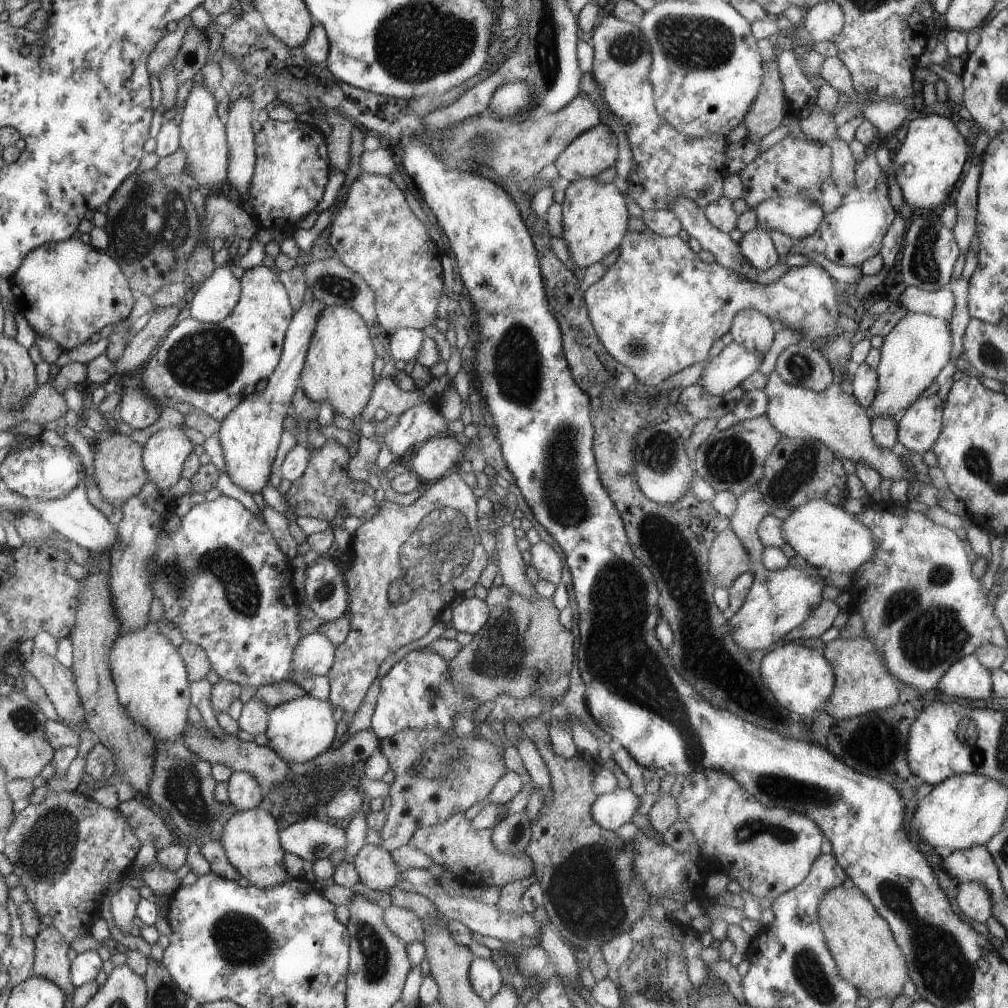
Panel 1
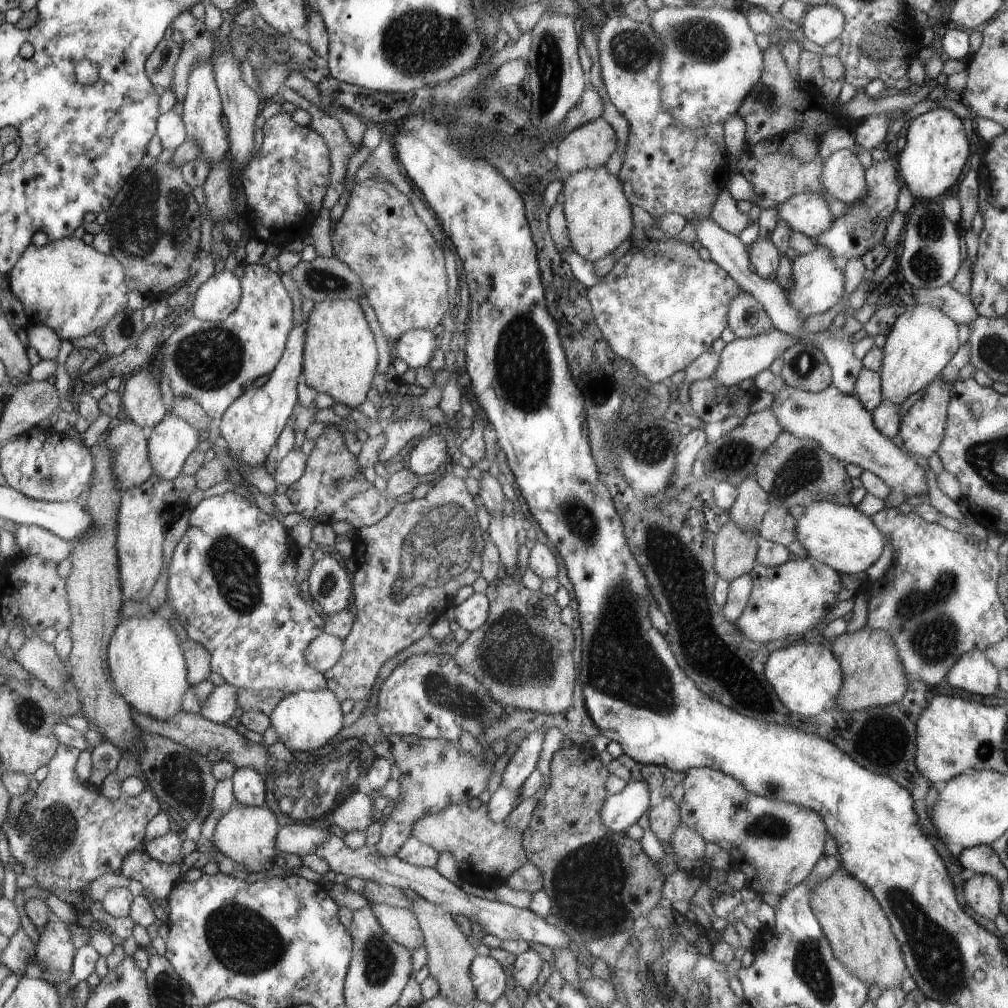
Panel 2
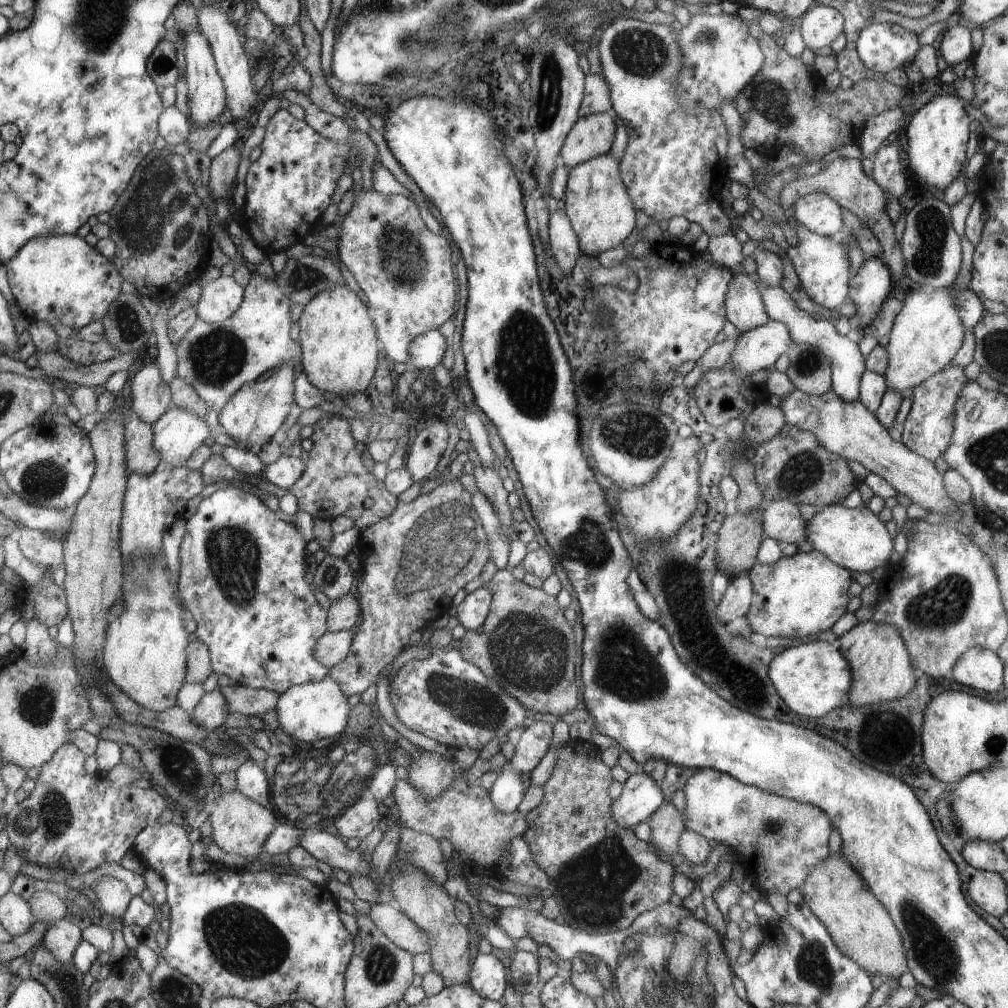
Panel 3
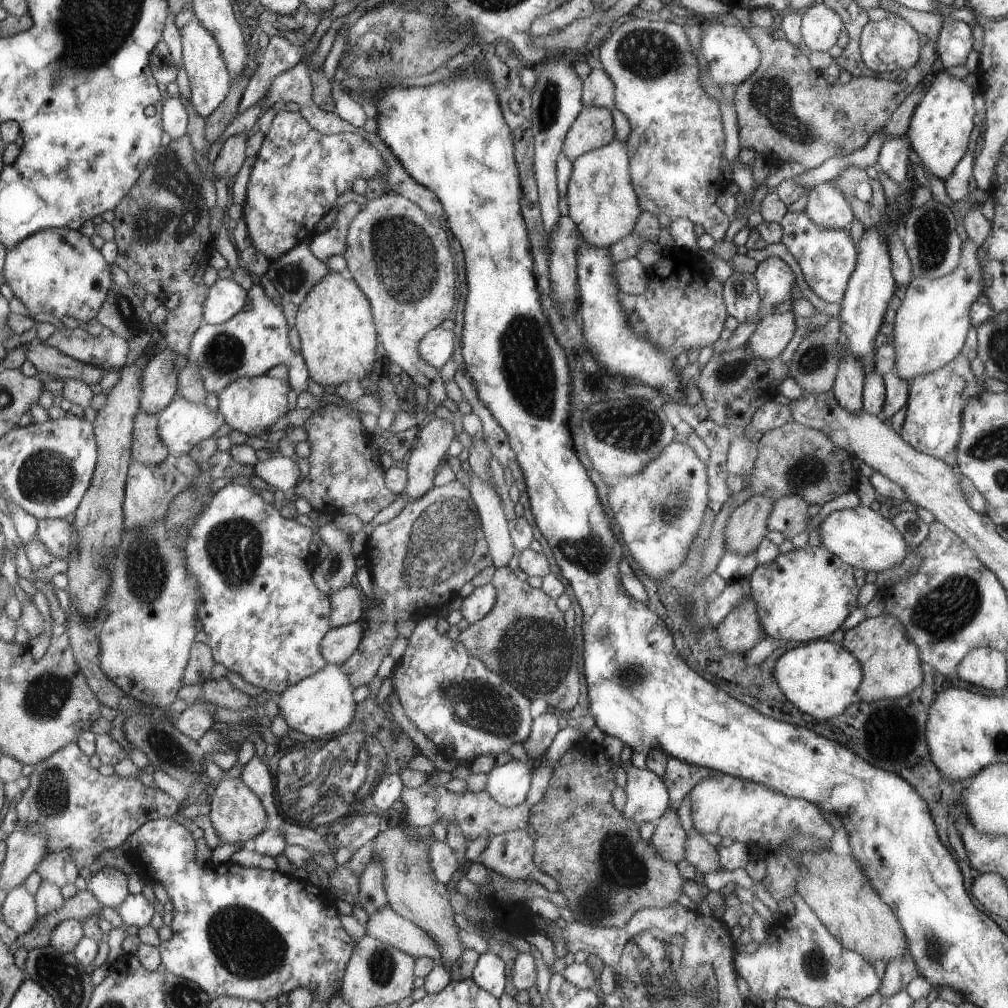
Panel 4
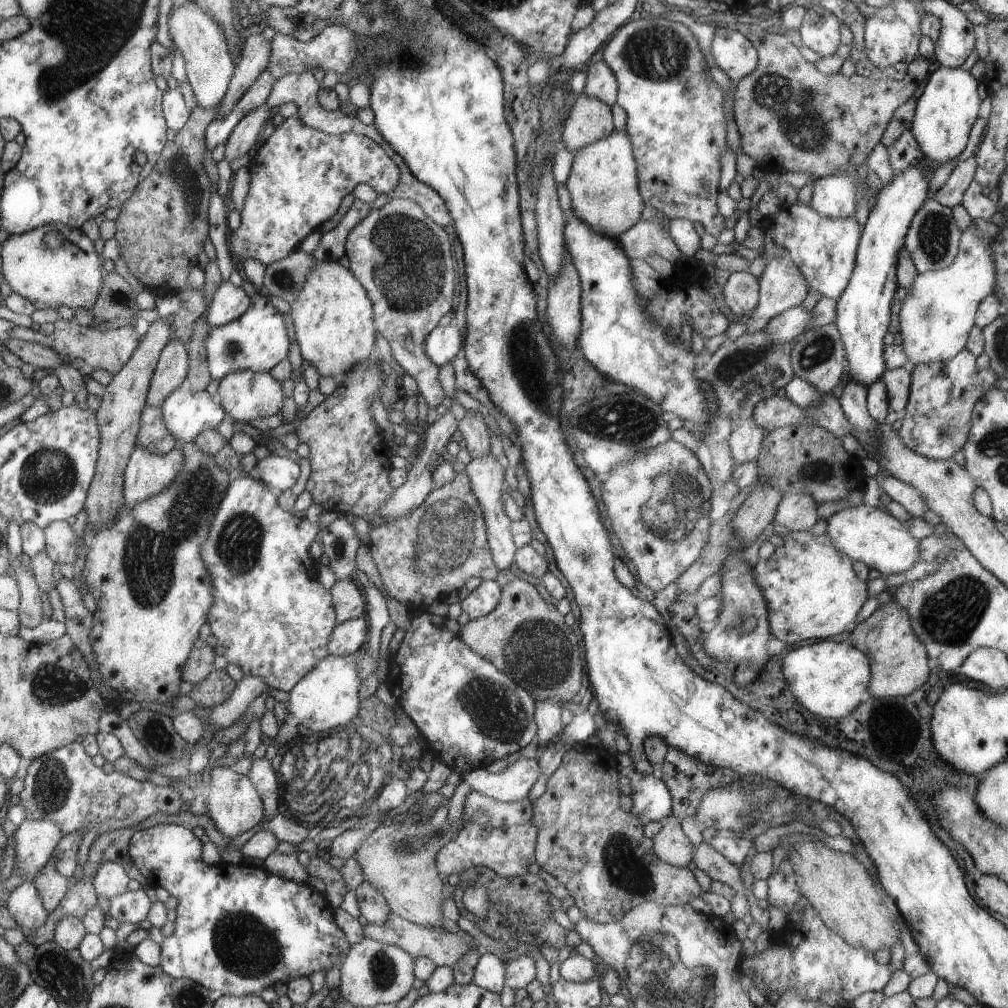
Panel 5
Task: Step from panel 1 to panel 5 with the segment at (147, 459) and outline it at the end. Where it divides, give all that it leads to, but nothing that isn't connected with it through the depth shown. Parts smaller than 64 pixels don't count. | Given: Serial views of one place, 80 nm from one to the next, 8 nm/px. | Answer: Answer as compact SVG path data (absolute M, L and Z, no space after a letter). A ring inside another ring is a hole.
M189 385L176 389L161 406L165 425L180 446L196 441L205 430L216 429L228 415L206 391L194 391Z

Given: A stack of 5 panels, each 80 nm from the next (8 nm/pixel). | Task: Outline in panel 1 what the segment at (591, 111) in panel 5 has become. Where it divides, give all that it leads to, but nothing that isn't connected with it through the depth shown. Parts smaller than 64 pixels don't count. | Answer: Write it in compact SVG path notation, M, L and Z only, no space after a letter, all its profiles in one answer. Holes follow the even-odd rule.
M599 123L586 133L578 134L565 153L553 164L558 173L568 182L578 181L578 178L592 178L599 176L608 168L616 164L618 148L616 136L606 128L606 124Z

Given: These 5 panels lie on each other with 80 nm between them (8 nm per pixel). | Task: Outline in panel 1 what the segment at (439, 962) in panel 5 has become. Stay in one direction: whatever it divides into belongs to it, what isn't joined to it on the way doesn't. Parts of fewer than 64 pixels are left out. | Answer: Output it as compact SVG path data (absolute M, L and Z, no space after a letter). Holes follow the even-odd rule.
M389 906L385 909L385 922L406 947L412 942L424 941L424 920L410 910Z

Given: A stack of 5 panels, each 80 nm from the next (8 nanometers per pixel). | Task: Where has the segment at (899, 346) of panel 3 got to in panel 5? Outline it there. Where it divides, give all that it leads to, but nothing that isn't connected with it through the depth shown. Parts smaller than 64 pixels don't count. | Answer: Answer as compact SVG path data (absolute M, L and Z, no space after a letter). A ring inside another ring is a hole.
M974 220L969 227L961 233L959 251L954 262L945 269L919 273L917 279L907 290L907 296L899 310L899 332L902 336L904 354L907 357L903 366L912 374L915 366L934 361L946 362L953 359L965 349L970 329L975 325L975 314L979 302L994 292L997 281L994 256L991 254L989 244L992 239L985 239L975 226Z

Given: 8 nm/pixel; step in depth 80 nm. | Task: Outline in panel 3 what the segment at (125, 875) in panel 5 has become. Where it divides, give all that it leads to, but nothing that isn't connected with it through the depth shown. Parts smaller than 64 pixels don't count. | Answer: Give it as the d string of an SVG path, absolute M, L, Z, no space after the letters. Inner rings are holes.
M106 877L94 890L94 897L100 901L100 911L107 919L122 920L133 894L121 880L114 877Z

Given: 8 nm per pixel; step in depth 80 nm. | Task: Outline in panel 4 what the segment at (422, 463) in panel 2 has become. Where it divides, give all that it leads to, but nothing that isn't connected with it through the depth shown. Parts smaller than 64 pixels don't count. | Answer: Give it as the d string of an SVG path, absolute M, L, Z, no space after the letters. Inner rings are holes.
M451 418L433 420L417 432L406 464L407 485L400 494L406 493L408 503L424 496L433 487L432 481L443 465L446 451L456 438Z

